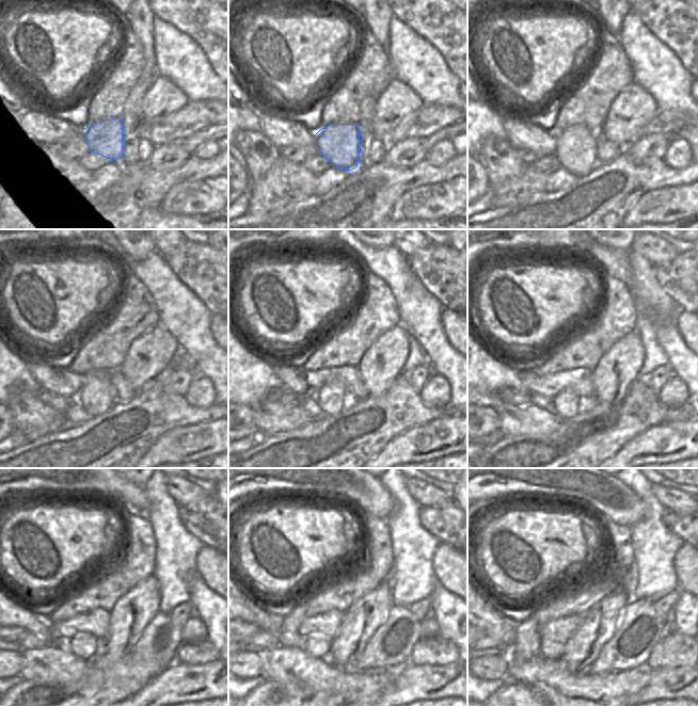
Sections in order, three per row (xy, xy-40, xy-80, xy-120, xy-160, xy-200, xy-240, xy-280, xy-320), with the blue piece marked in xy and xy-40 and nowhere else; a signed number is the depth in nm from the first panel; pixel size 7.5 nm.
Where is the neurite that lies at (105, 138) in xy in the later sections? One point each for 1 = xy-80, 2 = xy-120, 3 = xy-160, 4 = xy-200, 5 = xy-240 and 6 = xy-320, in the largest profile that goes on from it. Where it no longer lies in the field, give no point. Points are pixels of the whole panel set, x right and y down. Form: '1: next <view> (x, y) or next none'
1: next xy-80 (576, 150)
2: next xy-120 (97, 396)
3: next xy-160 (331, 397)
4: next xy-200 (566, 404)
5: next xy-240 (83, 645)
6: next xy-320 (549, 648)

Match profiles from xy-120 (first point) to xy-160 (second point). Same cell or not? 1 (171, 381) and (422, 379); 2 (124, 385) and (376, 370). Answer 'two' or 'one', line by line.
1: one
2: two

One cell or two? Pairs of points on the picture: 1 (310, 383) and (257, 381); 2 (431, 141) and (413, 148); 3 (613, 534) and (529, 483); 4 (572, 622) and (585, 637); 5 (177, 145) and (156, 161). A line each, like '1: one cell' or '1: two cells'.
1: two cells
2: two cells
3: two cells
4: two cells
5: one cell

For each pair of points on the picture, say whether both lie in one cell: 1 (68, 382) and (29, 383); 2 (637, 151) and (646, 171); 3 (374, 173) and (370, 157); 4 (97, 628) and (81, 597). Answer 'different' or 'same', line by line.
1: different
2: different
3: different
4: different

